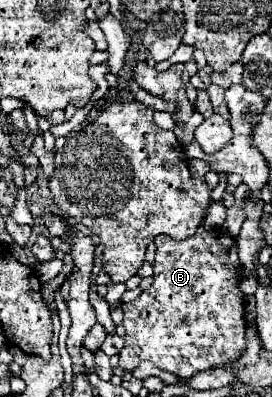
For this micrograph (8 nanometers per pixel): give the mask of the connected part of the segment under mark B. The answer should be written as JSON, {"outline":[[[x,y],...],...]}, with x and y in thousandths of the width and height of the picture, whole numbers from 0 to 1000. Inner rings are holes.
{"outline":[[[746,569],[724,574],[724,584],[702,594],[702,599],[680,599],[680,605],[629,605],[621,594],[577,594],[570,599],[570,615],[577,615],[577,635],[570,635],[570,690],[563,690],[563,715],[526,730],[526,741],[511,751],[496,751],[489,761],[467,761],[452,766],[452,786],[460,786],[460,801],[452,801],[452,821],[467,831],[467,846],[460,846],[460,872],[452,882],[438,887],[438,927],[452,927],[452,937],[489,937],[511,912],[526,907],[548,907],[563,912],[570,922],[585,922],[592,932],[614,932],[658,952],[702,952],[710,942],[739,937],[739,932],[768,932],[768,927],[805,927],[805,922],[842,922],[857,917],[871,902],[893,897],[908,866],[901,866],[901,801],[893,801],[893,736],[879,730],[879,710],[893,705],[893,670],[871,650],[871,615],[864,605],[827,589],[820,579],[790,574],[790,579],[754,579]]]}

